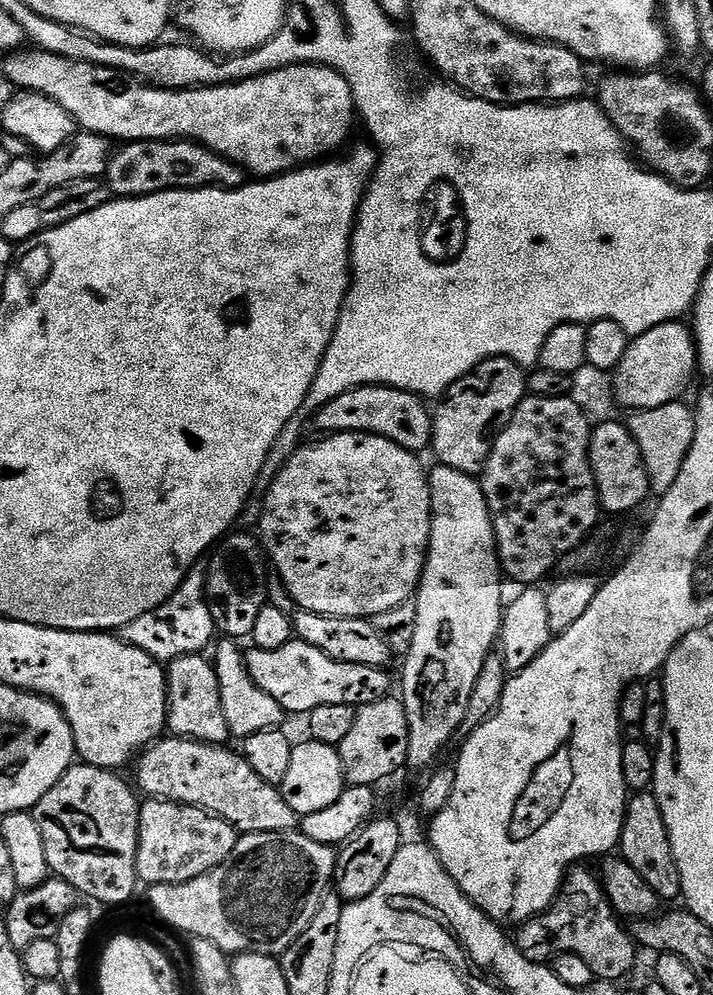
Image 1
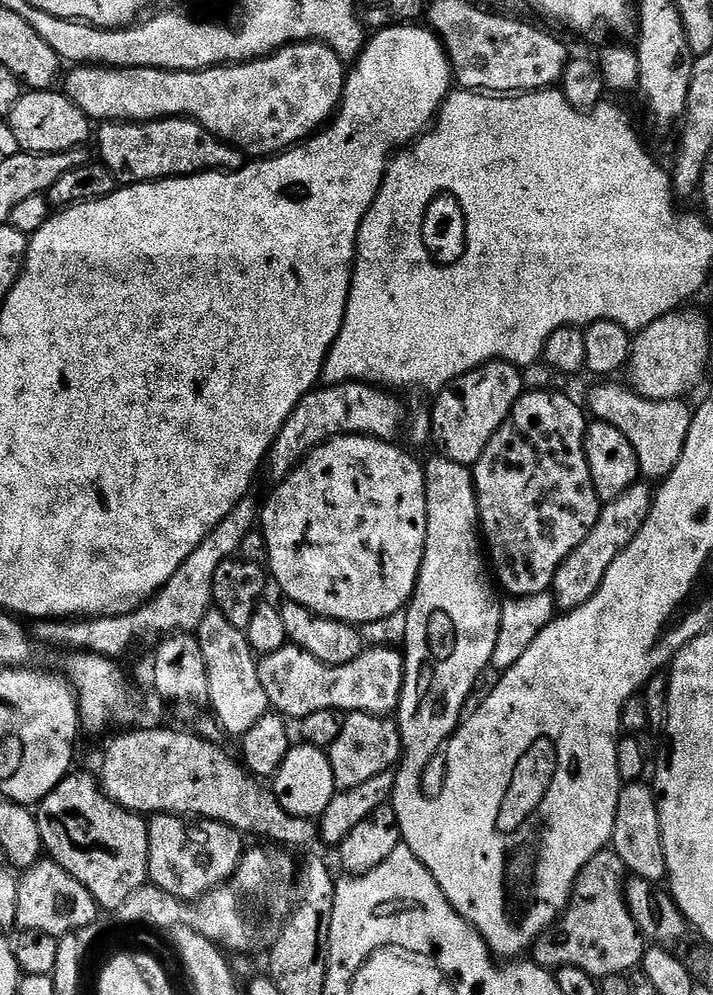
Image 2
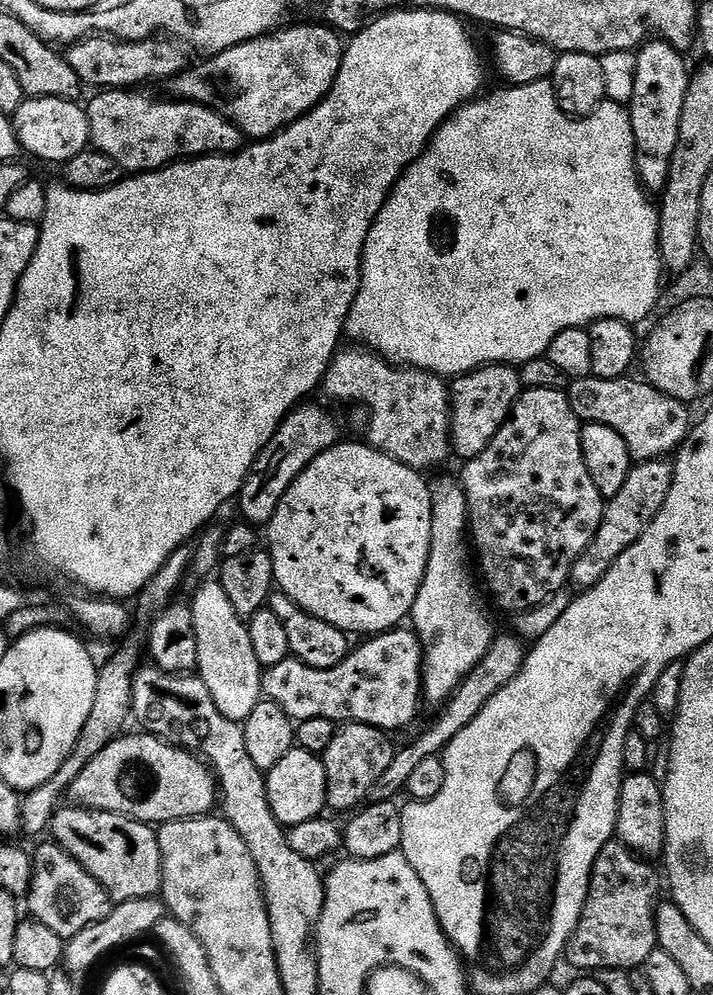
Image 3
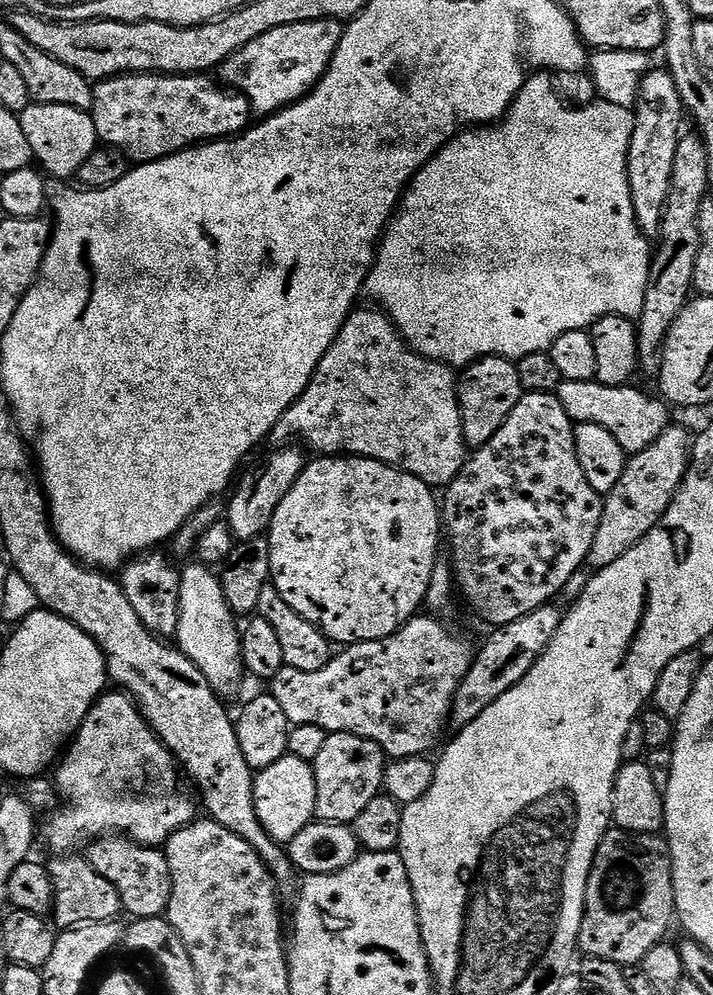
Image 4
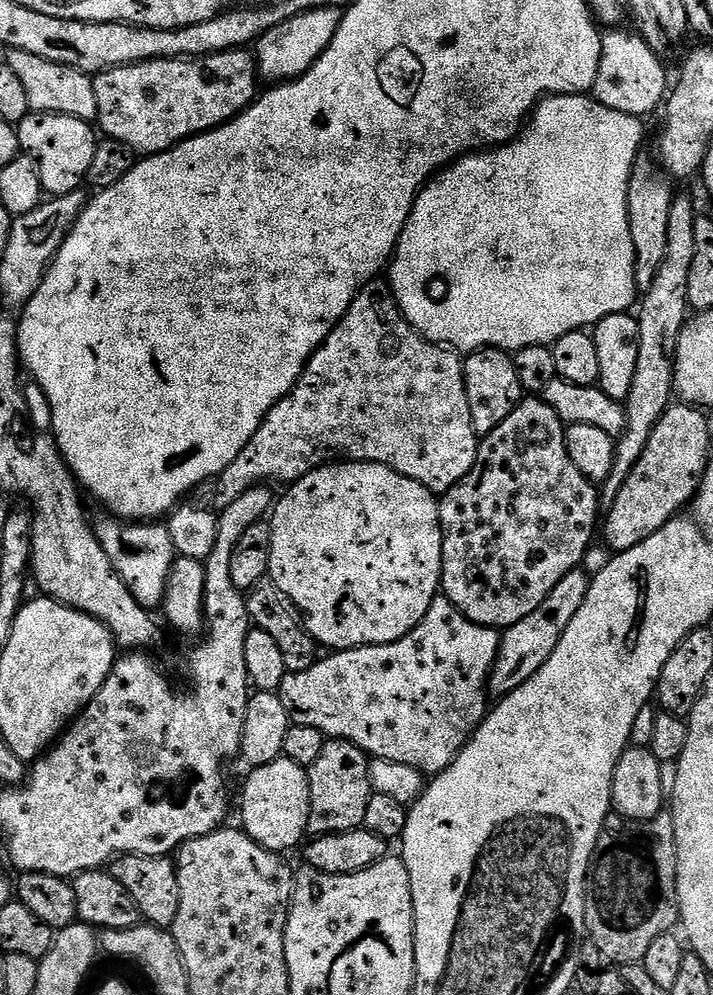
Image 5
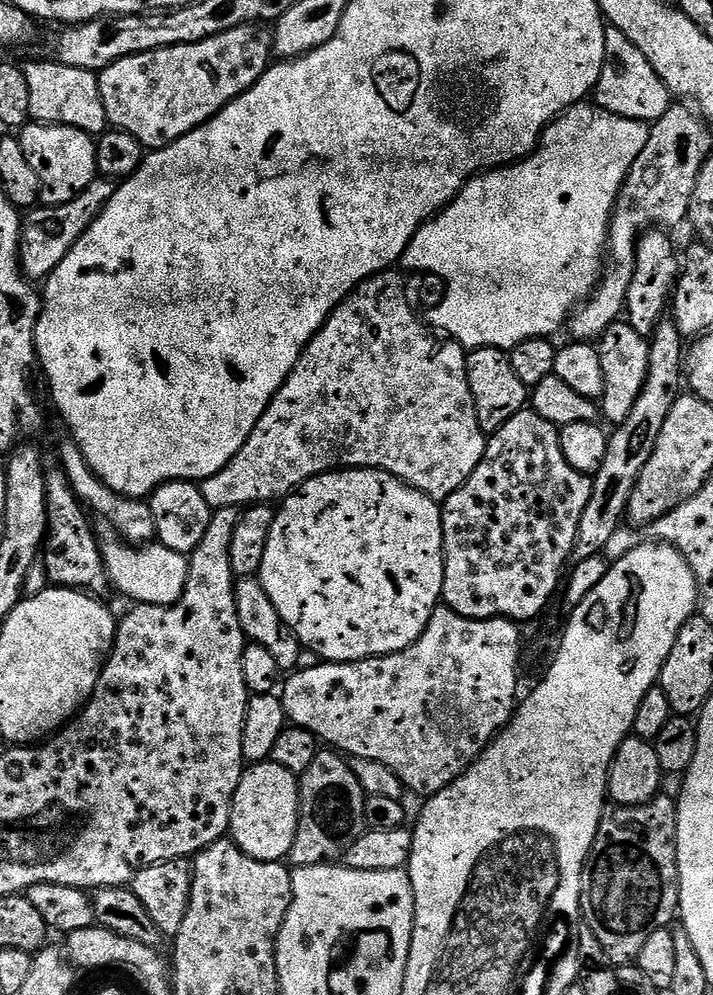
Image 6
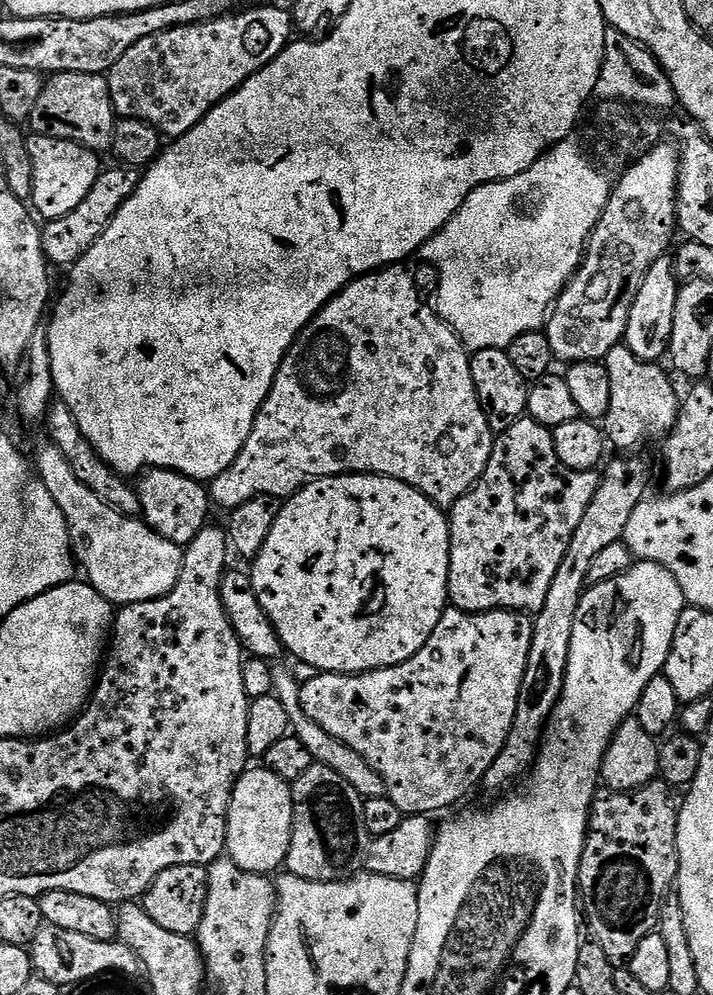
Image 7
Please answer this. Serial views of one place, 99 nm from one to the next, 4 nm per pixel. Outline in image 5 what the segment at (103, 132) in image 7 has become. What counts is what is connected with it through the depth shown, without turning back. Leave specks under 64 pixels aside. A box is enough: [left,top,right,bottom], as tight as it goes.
[6,49,98,121]

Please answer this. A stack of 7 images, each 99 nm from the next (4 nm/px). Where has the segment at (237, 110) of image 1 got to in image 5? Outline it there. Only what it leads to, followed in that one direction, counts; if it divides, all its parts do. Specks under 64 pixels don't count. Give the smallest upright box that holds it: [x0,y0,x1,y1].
[254,8,342,82]

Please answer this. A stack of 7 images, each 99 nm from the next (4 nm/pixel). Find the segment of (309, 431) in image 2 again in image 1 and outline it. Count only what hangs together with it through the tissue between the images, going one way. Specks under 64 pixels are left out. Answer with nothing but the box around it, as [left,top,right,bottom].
[314,384,433,454]

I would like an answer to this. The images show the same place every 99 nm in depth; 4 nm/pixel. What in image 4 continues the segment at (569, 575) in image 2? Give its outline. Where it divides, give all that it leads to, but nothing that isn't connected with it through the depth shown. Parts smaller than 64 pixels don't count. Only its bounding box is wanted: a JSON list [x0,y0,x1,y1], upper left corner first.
[586,426,690,570]

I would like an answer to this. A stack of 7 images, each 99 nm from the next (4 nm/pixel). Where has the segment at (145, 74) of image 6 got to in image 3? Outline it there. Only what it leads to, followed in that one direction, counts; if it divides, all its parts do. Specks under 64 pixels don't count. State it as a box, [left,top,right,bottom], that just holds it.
[86,90,246,174]

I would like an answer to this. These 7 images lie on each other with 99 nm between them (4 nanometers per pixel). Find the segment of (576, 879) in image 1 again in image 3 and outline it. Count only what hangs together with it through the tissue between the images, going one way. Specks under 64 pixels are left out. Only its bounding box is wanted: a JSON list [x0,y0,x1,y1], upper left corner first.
[566,838,662,974]

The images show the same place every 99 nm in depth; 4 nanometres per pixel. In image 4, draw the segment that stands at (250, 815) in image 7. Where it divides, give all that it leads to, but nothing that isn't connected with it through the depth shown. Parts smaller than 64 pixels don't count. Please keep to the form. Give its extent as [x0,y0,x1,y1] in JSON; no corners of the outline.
[254,756,318,845]

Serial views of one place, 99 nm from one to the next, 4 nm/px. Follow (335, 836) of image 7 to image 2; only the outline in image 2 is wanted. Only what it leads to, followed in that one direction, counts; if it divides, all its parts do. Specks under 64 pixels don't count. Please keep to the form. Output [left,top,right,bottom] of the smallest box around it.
[326,712,400,789]

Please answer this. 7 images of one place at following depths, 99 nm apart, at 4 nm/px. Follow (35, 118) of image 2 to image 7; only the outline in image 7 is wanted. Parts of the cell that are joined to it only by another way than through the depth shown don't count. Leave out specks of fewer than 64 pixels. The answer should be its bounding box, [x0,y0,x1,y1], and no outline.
[28,134,102,222]

